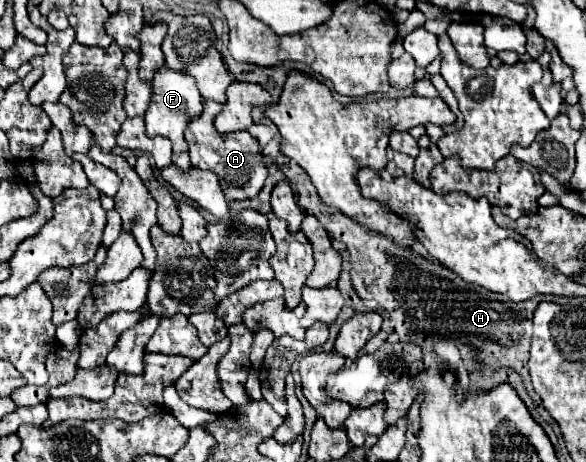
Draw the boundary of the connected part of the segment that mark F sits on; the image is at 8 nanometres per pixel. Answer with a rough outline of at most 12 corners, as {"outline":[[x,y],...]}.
{"outline":[[158,68],[146,110],[148,136],[172,140],[172,164],[188,170],[184,128],[202,114],[192,76]]}

